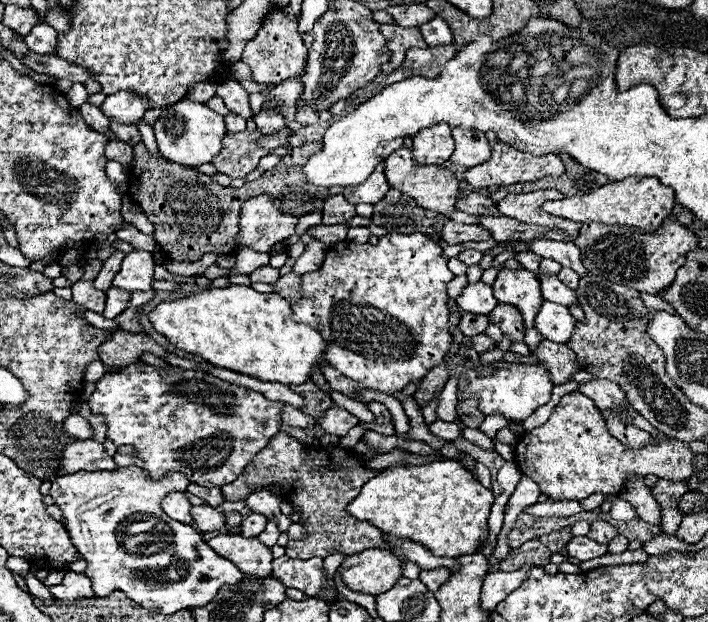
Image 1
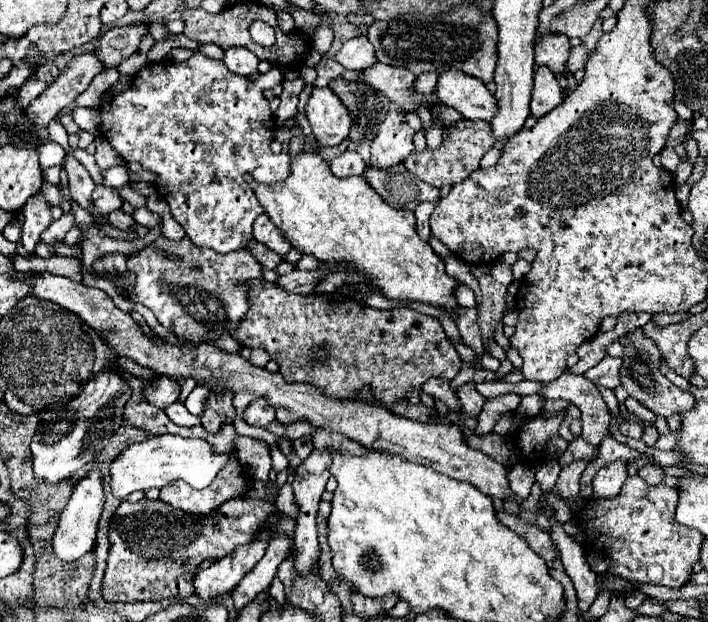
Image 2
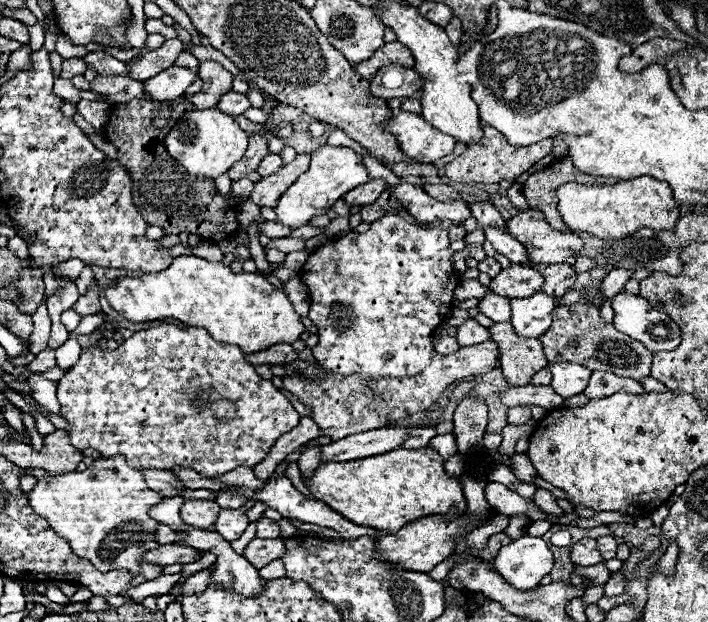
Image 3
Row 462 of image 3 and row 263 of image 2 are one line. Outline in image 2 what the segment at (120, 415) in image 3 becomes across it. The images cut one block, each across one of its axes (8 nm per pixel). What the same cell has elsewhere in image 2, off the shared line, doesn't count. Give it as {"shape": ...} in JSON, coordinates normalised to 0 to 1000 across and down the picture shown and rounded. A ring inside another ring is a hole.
{"shape":[[[232,379],[186,408],[181,434],[192,447],[186,482],[209,492],[229,524],[254,543],[274,550],[305,547],[311,540],[311,527],[319,534],[331,531],[353,495],[347,482],[350,460],[342,460],[339,453],[350,447],[370,447],[370,428],[356,418],[350,399],[308,408],[302,402],[274,395],[266,383],[243,389]],[[234,408],[254,412],[254,418],[240,418]]]}

